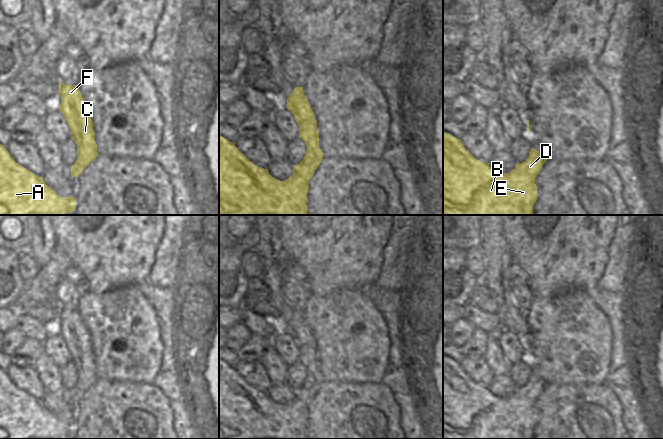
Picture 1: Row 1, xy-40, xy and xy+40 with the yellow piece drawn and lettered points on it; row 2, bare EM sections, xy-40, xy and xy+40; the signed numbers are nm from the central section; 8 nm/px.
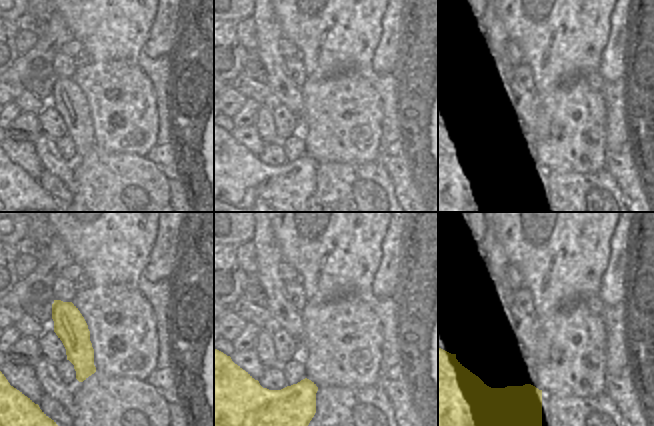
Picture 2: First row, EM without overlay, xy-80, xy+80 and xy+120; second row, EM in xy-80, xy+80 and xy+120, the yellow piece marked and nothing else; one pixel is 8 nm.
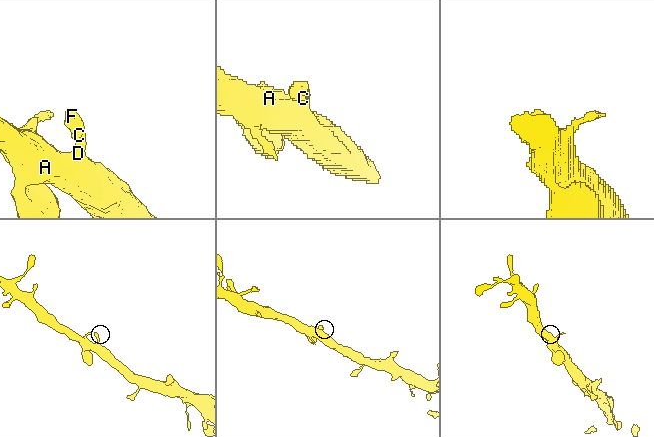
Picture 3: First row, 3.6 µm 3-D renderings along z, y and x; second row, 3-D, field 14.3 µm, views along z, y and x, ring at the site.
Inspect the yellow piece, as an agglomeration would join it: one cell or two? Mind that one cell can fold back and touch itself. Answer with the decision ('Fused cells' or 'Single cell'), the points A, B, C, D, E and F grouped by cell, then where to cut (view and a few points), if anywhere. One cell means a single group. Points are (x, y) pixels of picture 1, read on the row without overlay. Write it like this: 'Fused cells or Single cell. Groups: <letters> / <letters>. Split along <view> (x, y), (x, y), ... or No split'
Single cell. Groups: A B C D E F. No split

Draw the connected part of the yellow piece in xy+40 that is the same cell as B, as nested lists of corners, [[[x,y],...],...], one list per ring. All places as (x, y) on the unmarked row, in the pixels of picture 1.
[[[443,355],[443,439],[534,439],[533,430],[537,424],[537,410],[535,408],[535,402],[539,398],[546,384],[547,383],[539,375],[532,371],[529,376],[529,380],[522,387],[517,387],[510,397],[496,397],[489,390],[489,387],[484,387],[476,383],[463,370],[461,363]]]

